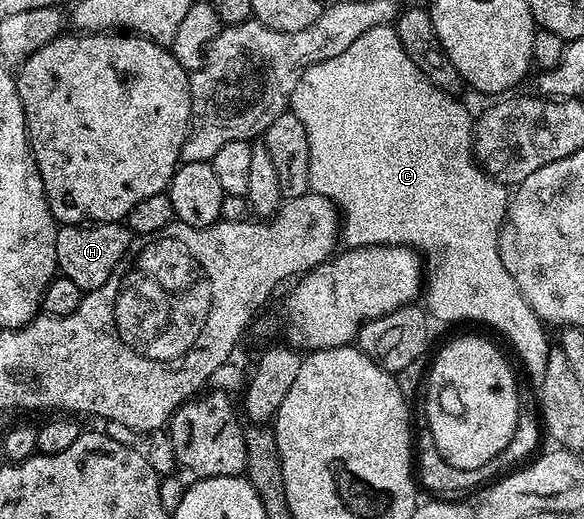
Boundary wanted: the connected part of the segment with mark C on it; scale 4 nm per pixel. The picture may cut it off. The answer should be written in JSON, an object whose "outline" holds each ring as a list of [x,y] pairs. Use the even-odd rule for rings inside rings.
{"outline":[[[390,25],[379,29],[367,29],[359,41],[347,45],[339,57],[331,57],[306,67],[301,80],[295,85],[291,100],[291,110],[299,121],[303,121],[303,129],[307,129],[307,145],[311,149],[309,162],[309,189],[314,195],[322,195],[325,199],[340,208],[339,215],[343,220],[343,239],[350,248],[354,247],[408,247],[423,256],[423,303],[428,314],[441,323],[486,323],[494,327],[511,346],[517,350],[521,363],[527,374],[533,378],[534,384],[541,384],[543,373],[547,369],[547,357],[551,350],[546,324],[542,322],[531,305],[525,299],[520,286],[516,284],[507,266],[503,265],[500,256],[500,233],[508,213],[511,191],[504,183],[500,183],[494,175],[488,175],[484,167],[477,161],[475,154],[475,119],[469,116],[467,108],[461,104],[460,98],[439,90],[407,57],[407,49],[403,49],[403,41],[399,41],[396,26]]]}

